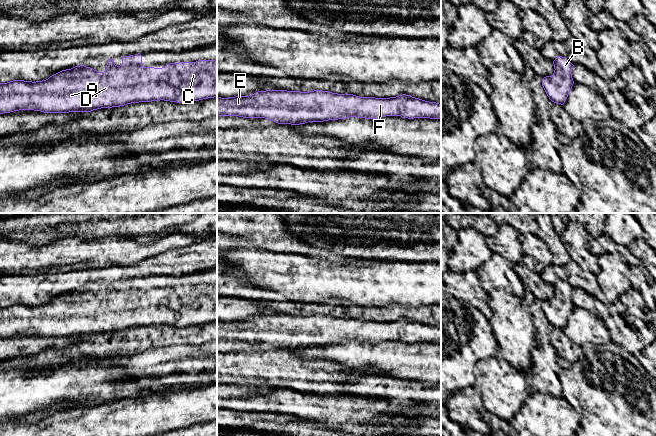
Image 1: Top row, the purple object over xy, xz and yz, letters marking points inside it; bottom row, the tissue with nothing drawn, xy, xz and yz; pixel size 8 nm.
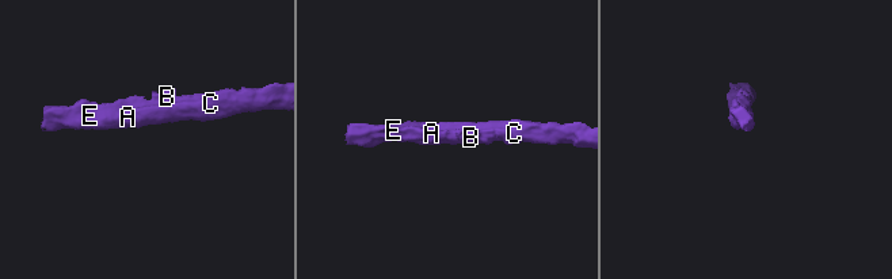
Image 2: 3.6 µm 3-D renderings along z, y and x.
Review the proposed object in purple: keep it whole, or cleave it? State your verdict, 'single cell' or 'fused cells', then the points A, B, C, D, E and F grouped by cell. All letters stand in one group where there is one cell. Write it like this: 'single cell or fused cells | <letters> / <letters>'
single cell | A B C D E F

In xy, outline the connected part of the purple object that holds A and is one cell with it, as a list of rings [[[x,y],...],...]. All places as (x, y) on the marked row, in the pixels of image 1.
[[[140,53],[135,56],[123,56],[122,64],[117,66],[109,59],[104,72],[98,72],[83,64],[71,69],[62,70],[46,80],[24,81],[13,80],[0,83],[0,114],[19,110],[34,110],[44,113],[91,112],[101,108],[120,107],[131,103],[170,101],[186,103],[217,96],[217,61],[198,60],[196,62],[170,63],[162,68],[143,67]]]

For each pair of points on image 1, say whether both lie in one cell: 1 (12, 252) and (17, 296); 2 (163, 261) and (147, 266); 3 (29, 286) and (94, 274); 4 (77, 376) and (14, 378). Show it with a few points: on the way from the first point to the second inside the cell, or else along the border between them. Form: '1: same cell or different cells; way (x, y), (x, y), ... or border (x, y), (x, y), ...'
1: different cells; border (10, 274), (26, 274), (31, 276)
2: same cell; way (159, 264), (151, 266)
3: same cell; way (45, 286), (60, 284), (78, 278)
4: same cell; way (61, 380), (30, 380)

